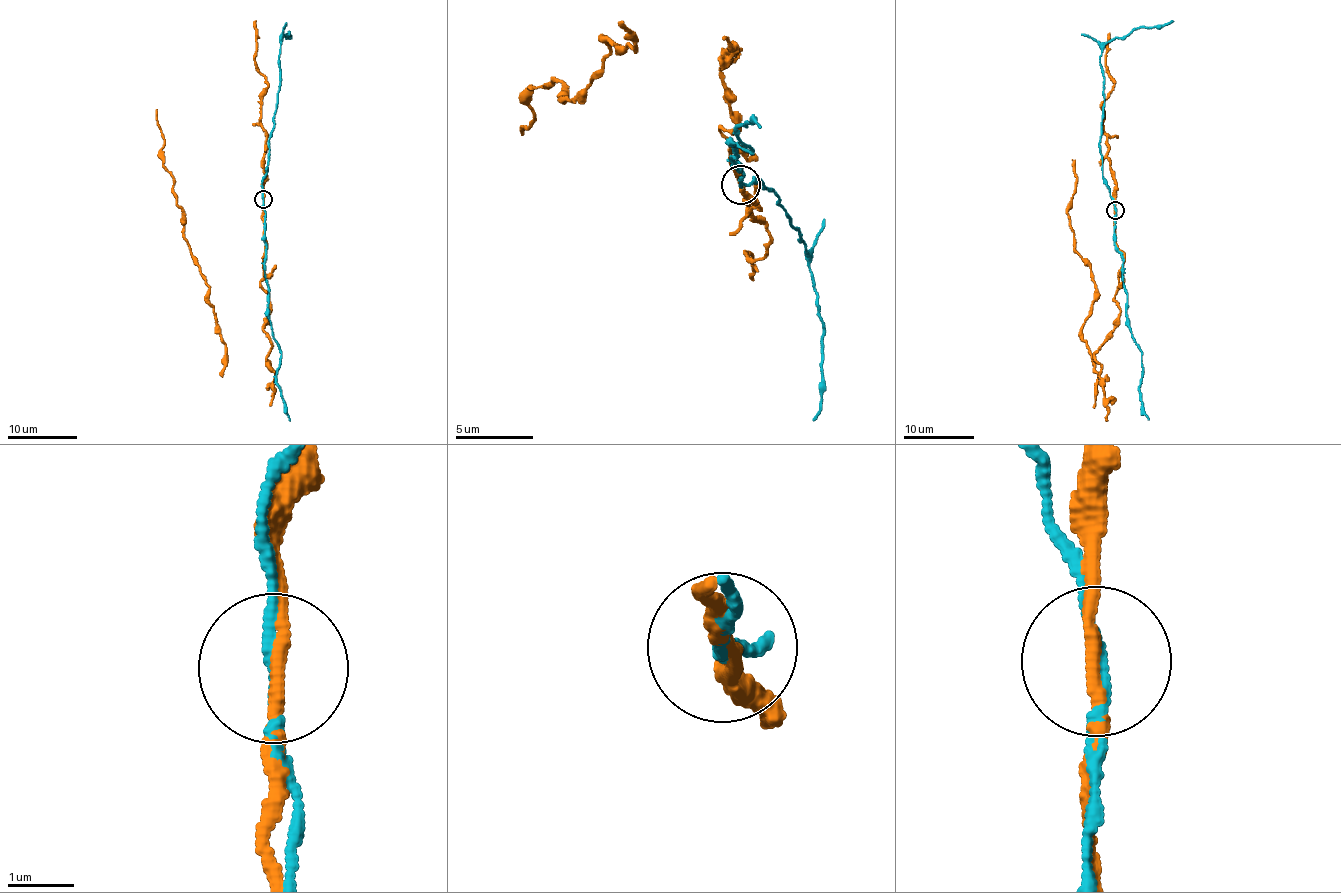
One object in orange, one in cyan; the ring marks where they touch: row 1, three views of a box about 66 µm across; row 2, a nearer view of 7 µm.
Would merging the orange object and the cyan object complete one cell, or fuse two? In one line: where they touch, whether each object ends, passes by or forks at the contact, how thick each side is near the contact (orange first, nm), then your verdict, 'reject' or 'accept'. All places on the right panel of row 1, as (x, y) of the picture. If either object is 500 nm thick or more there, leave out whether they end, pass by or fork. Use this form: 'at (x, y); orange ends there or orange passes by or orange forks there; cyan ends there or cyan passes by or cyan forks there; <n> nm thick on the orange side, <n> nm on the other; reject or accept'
at (1115, 210); orange passes by; cyan passes by; 180 nm thick on the orange side, 150 nm on the other; reject

